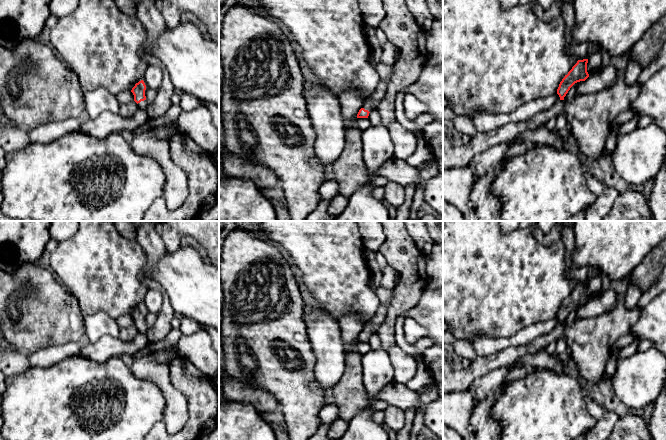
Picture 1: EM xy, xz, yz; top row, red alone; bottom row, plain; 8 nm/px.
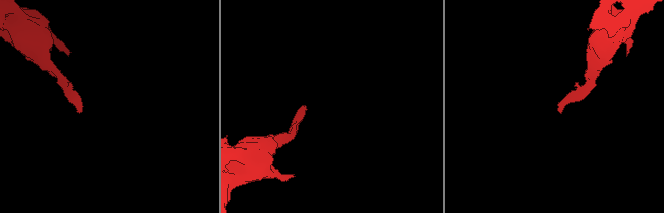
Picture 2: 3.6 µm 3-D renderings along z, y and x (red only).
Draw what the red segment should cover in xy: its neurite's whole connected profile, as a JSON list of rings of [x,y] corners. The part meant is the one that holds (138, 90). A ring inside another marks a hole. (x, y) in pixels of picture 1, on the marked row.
[[[141,80],[131,90],[134,95],[134,101],[138,104],[138,108],[147,109],[149,106],[145,96],[147,89],[144,81]]]

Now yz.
[[[588,59],[578,60],[568,74],[562,79],[557,89],[560,100],[564,100],[564,97],[575,83],[585,81],[589,77],[587,63]]]

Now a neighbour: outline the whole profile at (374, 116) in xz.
[[[374,109],[369,113],[368,119],[371,122],[371,125],[383,125],[381,116],[377,109]]]

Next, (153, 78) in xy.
[[[149,65],[145,71],[143,81],[147,88],[157,90],[163,81],[163,71],[155,65]]]

